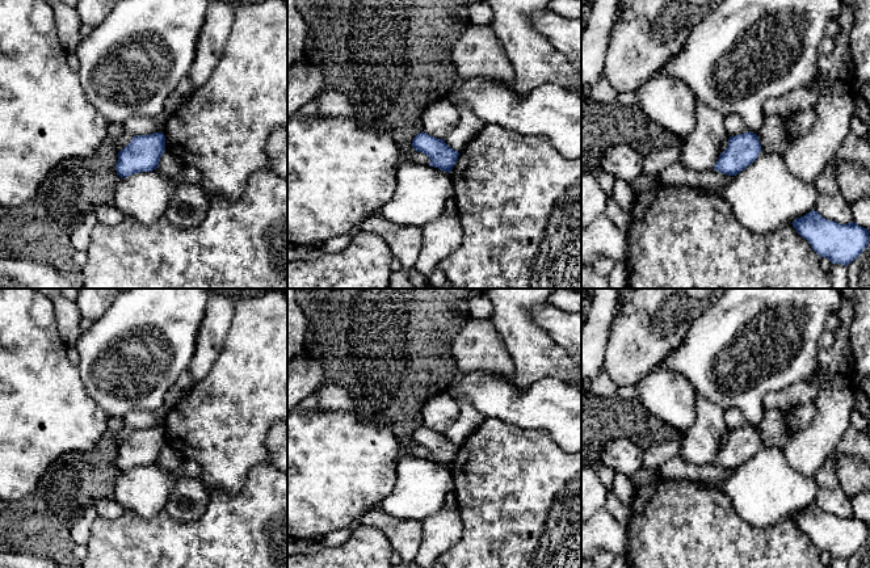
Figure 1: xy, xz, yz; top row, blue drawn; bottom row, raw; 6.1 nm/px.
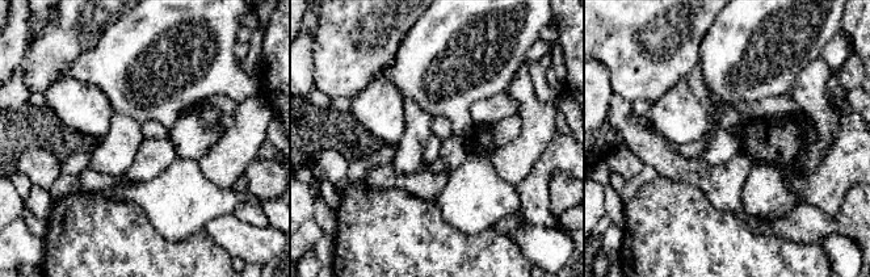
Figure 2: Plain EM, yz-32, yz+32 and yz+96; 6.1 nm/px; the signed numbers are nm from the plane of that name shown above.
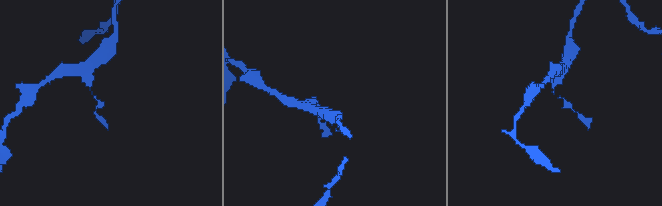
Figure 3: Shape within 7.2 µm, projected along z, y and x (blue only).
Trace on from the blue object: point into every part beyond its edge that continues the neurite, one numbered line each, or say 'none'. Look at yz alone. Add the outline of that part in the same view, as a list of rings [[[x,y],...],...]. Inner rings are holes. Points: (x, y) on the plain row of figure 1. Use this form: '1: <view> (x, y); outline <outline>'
none

